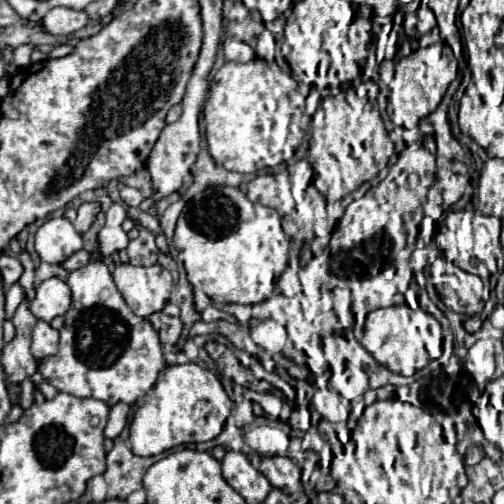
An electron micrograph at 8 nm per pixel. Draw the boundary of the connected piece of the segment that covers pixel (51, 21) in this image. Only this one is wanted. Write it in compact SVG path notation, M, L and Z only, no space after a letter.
M54 7L52 11L48 11L42 19L42 29L50 35L58 35L58 37L66 37L78 29L82 29L88 23L88 17L84 11L74 11L74 9L66 9L66 7Z

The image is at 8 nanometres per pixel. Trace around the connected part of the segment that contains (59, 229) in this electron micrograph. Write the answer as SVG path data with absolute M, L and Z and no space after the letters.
M50 219L36 233L36 251L42 261L58 265L82 249L82 237L68 219Z

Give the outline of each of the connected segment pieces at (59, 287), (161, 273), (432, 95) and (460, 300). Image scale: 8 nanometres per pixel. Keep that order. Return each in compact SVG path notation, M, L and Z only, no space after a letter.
M46 279L36 289L36 297L30 303L30 311L36 315L36 319L42 319L50 323L54 317L64 315L70 307L70 287L62 279Z
M120 263L112 277L128 307L140 317L162 311L172 293L172 275L158 263L150 267Z
M434 43L430 47L418 49L410 53L408 57L402 57L396 63L396 73L394 79L390 81L388 89L388 103L390 103L390 119L398 127L414 129L418 127L418 121L430 115L438 103L442 101L448 85L457 78L458 62L454 59L452 49L446 43Z
M439 256L430 266L434 286L443 303L457 313L473 316L480 313L489 298L482 279L467 273Z

